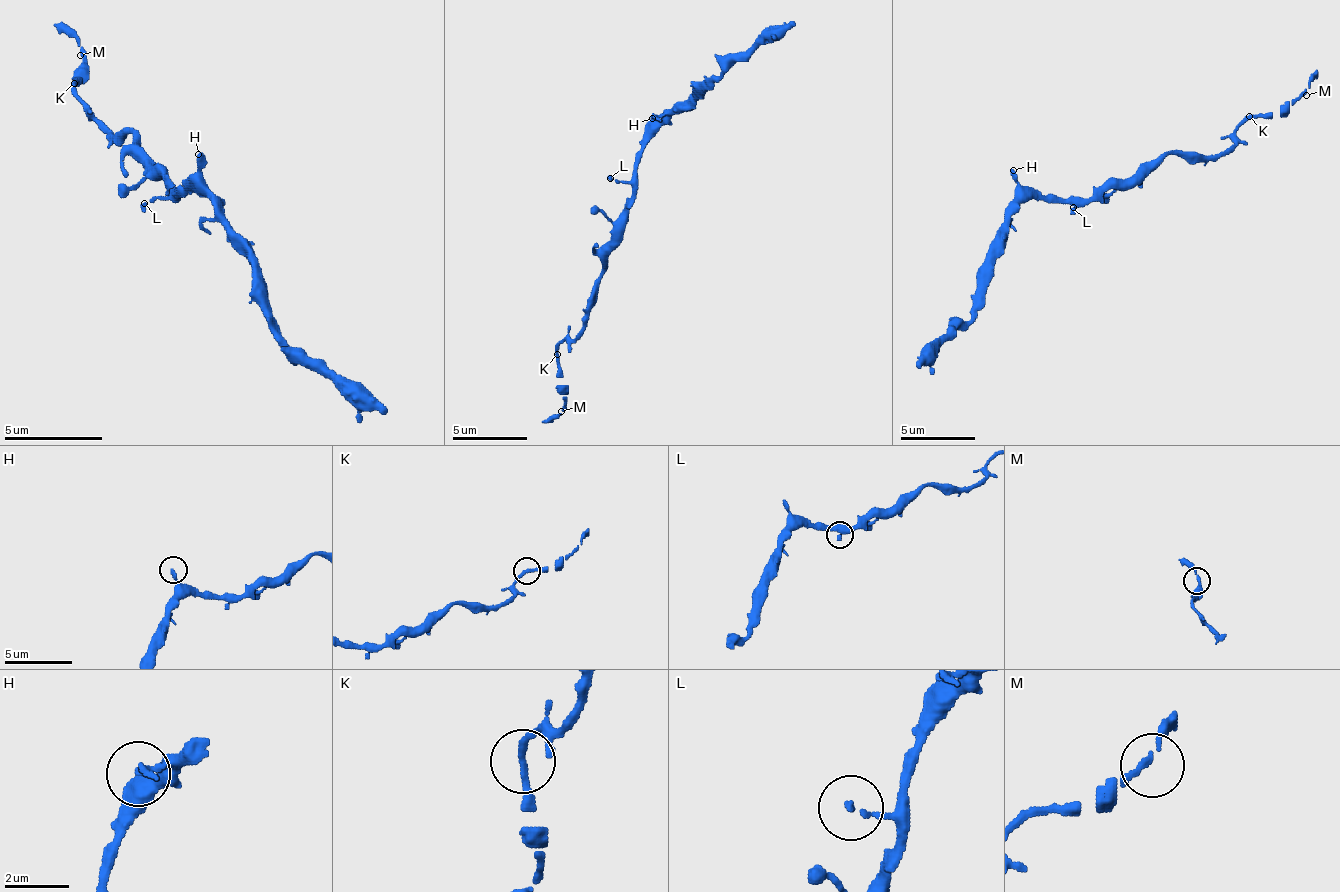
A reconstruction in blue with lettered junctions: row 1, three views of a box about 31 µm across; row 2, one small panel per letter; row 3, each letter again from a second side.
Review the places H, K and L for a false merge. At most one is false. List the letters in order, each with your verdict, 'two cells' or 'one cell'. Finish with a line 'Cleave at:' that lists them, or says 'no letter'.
H: one cell
K: one cell
L: one cell
Cleave at: no letter

